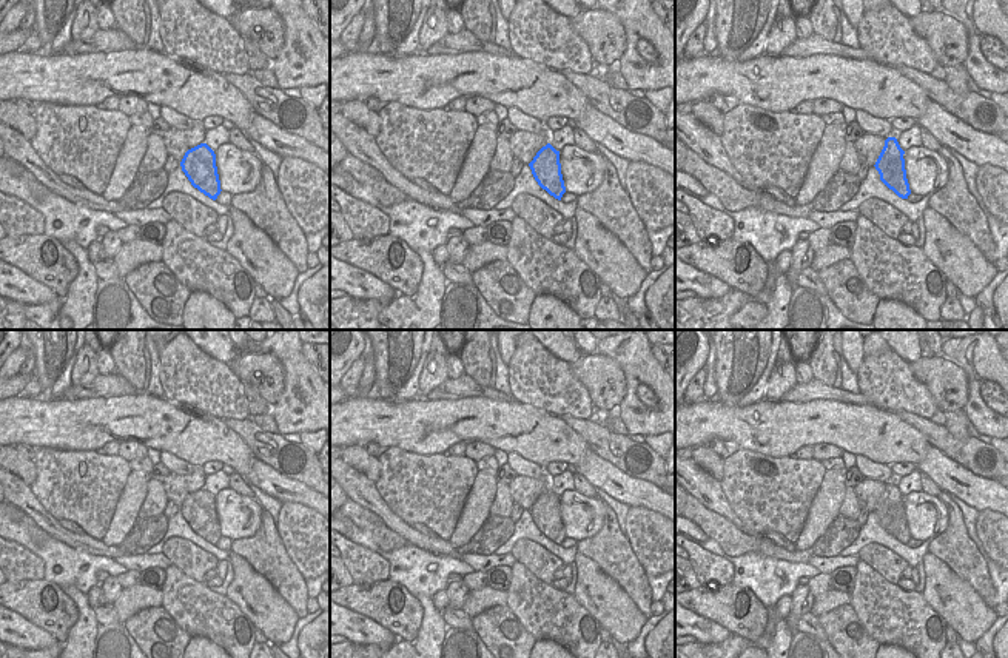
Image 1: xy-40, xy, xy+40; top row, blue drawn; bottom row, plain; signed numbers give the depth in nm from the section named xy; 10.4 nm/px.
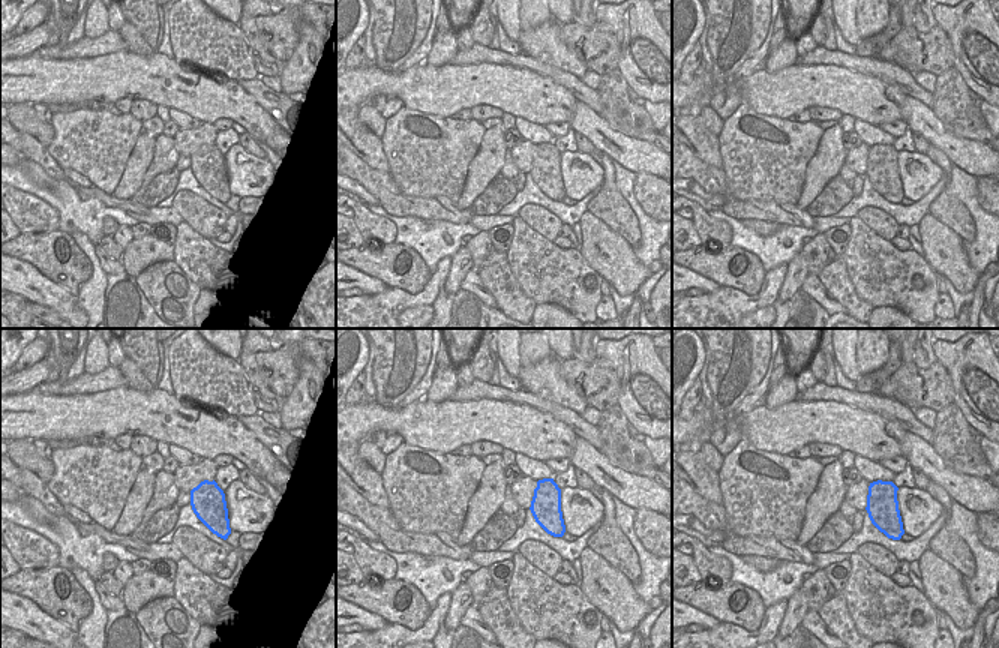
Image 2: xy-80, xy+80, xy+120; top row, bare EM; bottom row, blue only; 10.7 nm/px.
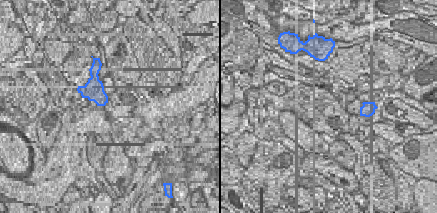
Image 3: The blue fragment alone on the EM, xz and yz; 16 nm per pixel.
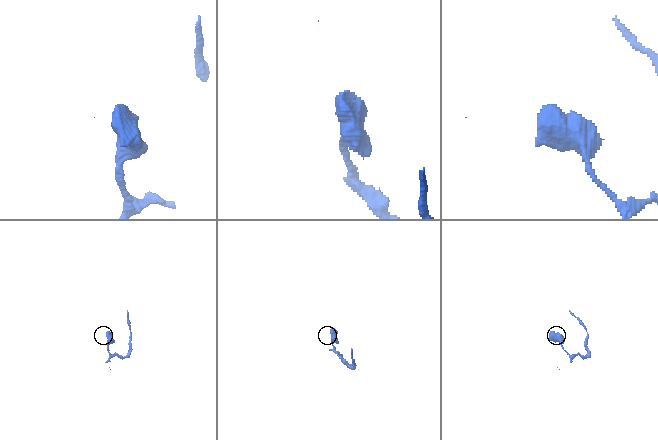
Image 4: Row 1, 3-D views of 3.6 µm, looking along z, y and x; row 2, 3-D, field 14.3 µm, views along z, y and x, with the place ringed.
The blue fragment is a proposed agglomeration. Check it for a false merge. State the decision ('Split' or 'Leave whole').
Split

